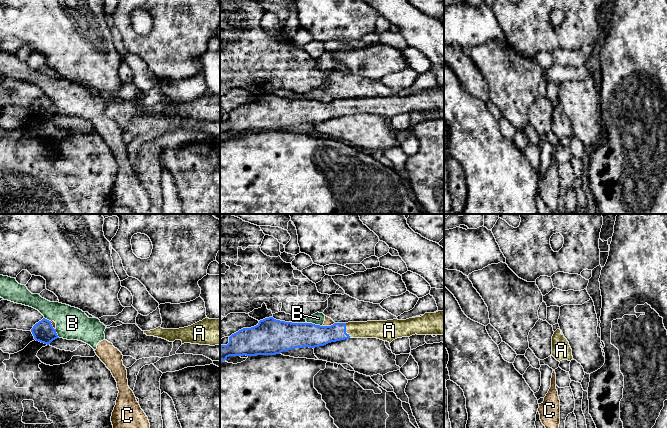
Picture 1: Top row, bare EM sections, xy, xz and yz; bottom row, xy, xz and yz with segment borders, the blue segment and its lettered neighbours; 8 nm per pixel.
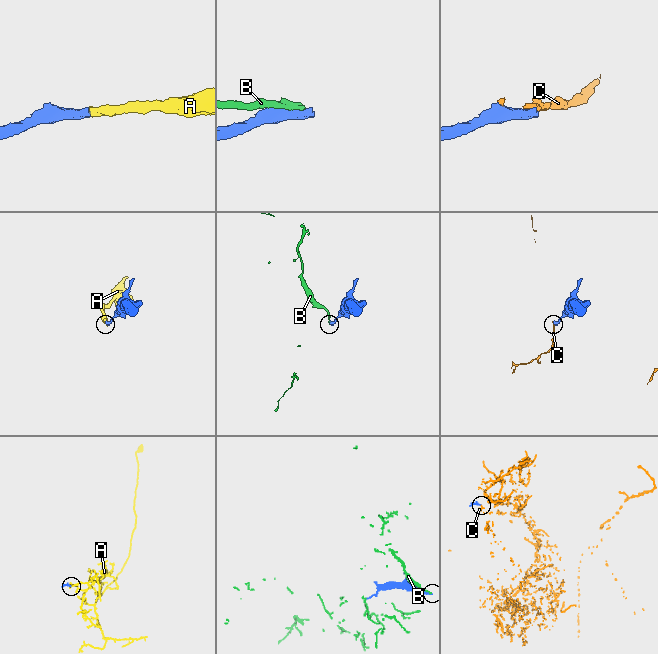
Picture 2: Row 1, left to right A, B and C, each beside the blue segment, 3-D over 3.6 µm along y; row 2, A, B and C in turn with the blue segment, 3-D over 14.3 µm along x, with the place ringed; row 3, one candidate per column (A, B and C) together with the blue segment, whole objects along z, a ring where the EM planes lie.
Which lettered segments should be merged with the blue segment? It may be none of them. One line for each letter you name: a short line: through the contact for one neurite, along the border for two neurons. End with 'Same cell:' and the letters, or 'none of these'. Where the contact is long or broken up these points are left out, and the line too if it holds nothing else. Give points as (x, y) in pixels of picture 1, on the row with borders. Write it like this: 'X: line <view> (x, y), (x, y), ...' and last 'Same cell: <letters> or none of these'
A: line xz (315, 335), (331, 334), (345, 330), (371, 329)
Same cell: A

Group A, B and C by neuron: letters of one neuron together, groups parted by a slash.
A / B C

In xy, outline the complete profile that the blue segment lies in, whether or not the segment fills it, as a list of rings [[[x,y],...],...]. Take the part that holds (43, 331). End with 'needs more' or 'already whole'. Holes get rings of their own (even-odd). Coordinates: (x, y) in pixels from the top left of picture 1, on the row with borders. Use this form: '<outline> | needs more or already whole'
[[[43,318],[36,323],[31,332],[36,341],[49,345],[53,340],[59,338],[56,329],[53,328],[51,321]]] | already whole

